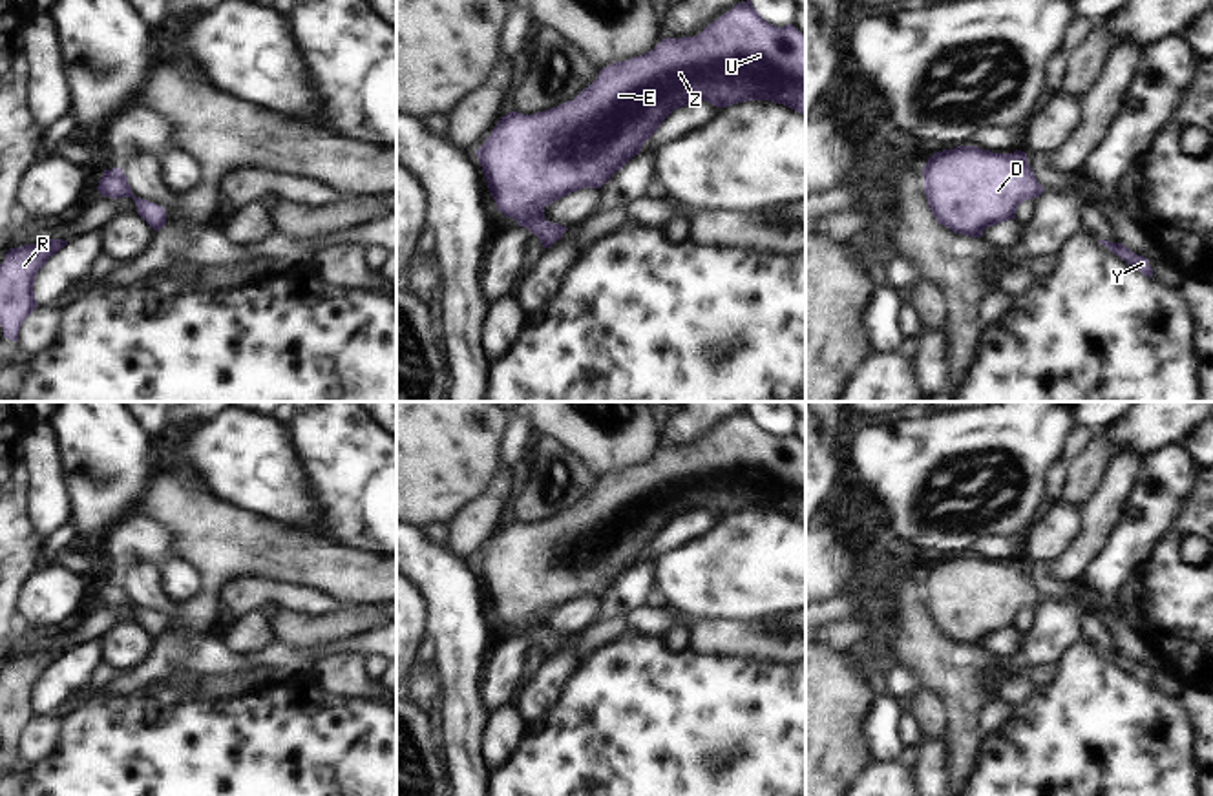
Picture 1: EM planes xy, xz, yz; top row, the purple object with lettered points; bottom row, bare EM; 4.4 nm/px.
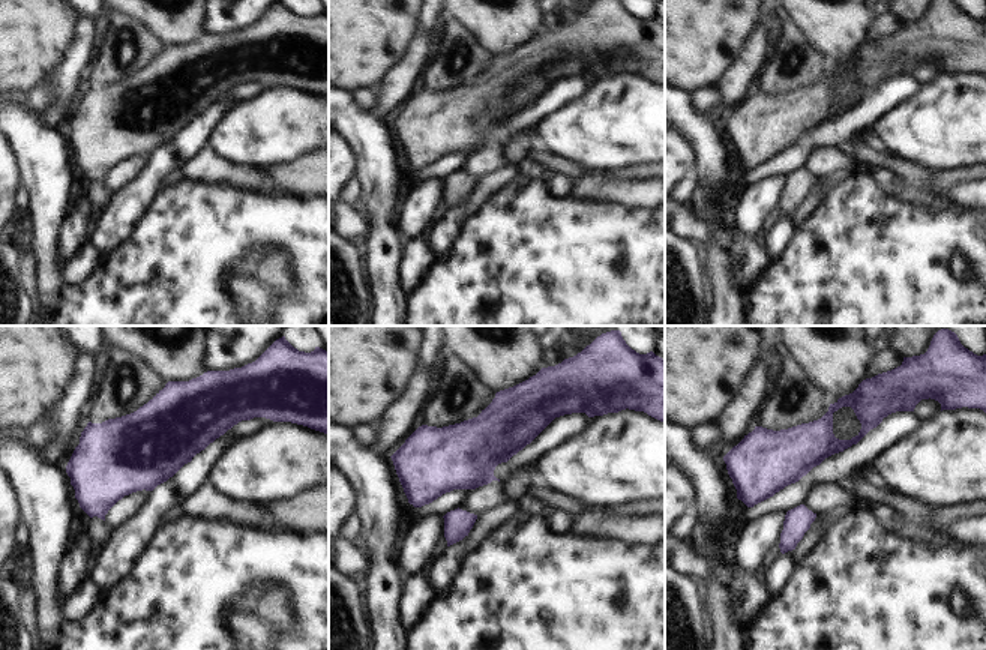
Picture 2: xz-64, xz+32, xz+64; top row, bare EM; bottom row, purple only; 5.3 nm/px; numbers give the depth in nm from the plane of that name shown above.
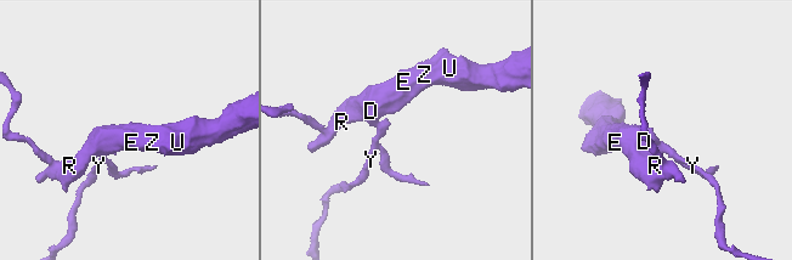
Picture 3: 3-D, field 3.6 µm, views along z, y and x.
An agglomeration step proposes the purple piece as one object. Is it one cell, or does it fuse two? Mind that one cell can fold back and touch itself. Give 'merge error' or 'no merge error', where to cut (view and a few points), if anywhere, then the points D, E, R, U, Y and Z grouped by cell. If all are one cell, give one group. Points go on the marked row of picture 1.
no merge error; cut none; groups D E R U Y Z

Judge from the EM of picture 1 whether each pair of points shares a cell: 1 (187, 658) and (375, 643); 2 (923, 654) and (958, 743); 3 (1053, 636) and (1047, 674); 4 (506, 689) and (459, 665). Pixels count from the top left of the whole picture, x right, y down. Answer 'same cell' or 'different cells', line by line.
1: same cell
2: same cell
3: different cells
4: different cells

